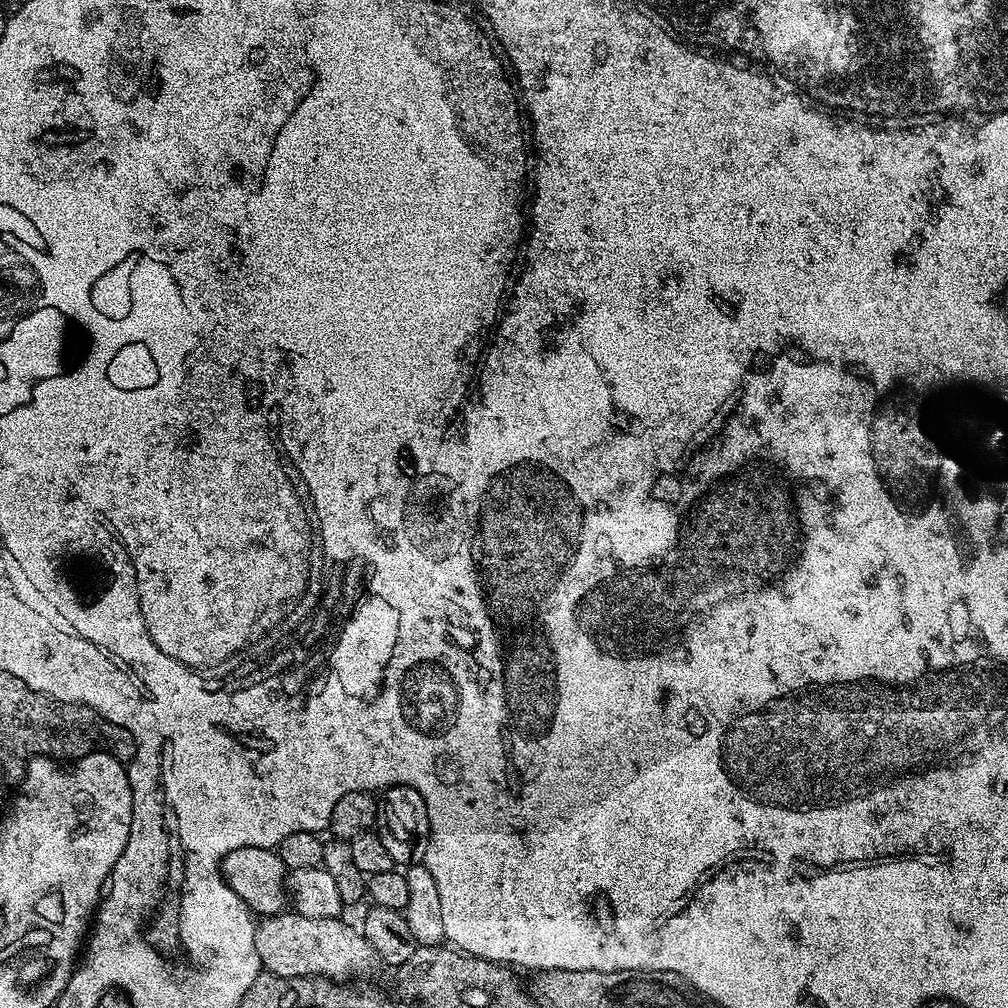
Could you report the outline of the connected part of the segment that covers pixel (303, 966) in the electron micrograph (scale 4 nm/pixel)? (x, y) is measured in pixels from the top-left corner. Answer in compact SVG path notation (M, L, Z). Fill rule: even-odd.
M285 910L276 916L265 916L257 923L254 934L254 946L258 950L258 958L263 971L273 972L276 976L298 978L299 976L315 976L333 982L348 982L351 976L364 976L374 965L374 953L368 945L359 927L351 928L344 918L306 918L295 910Z

